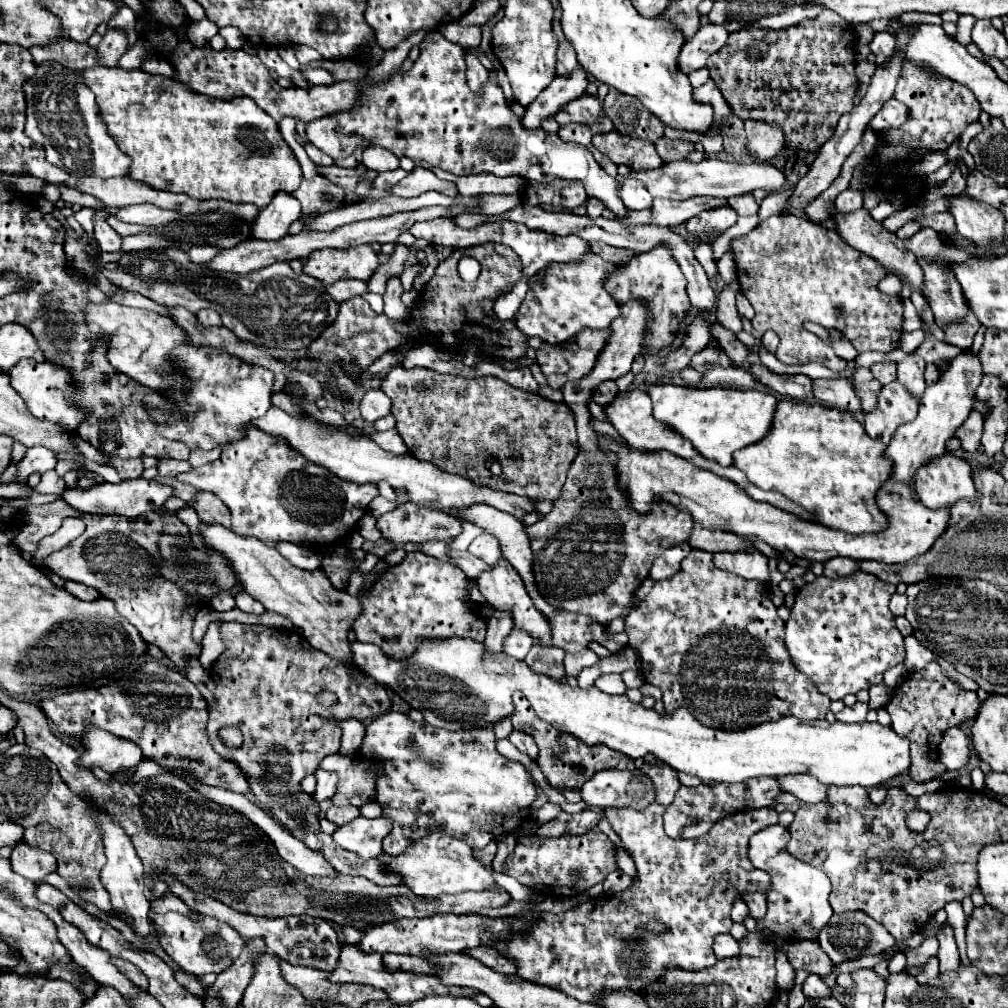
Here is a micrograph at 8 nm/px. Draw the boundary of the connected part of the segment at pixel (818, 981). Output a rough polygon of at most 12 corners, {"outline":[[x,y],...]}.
{"outline":[[808,975],[802,985],[804,995],[812,999],[830,997],[830,987],[822,977]]}

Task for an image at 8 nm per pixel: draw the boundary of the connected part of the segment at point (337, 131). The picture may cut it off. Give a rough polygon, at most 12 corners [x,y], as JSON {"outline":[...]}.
{"outline":[[428,33],[408,73],[306,125],[334,161],[380,145],[454,175],[620,187],[584,145],[526,131],[465,50]]}

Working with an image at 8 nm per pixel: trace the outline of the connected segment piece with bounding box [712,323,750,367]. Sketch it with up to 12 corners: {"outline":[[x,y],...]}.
{"outline":[[712,325],[720,343],[732,365],[742,367],[750,351],[732,331]]}

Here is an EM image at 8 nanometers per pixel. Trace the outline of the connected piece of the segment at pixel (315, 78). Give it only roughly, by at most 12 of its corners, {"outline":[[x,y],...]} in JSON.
{"outline":[[300,67],[312,85],[332,85],[336,77],[324,67]]}

